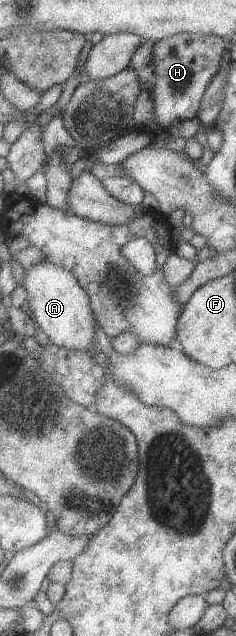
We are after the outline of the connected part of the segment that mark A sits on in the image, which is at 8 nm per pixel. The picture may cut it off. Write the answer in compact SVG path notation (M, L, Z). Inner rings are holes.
M41 260L23 272L20 286L25 290L30 318L35 327L40 327L46 334L50 343L57 347L82 351L92 358L100 355L92 348L92 344L96 344L95 340L92 343L94 318L87 294L69 270Z

